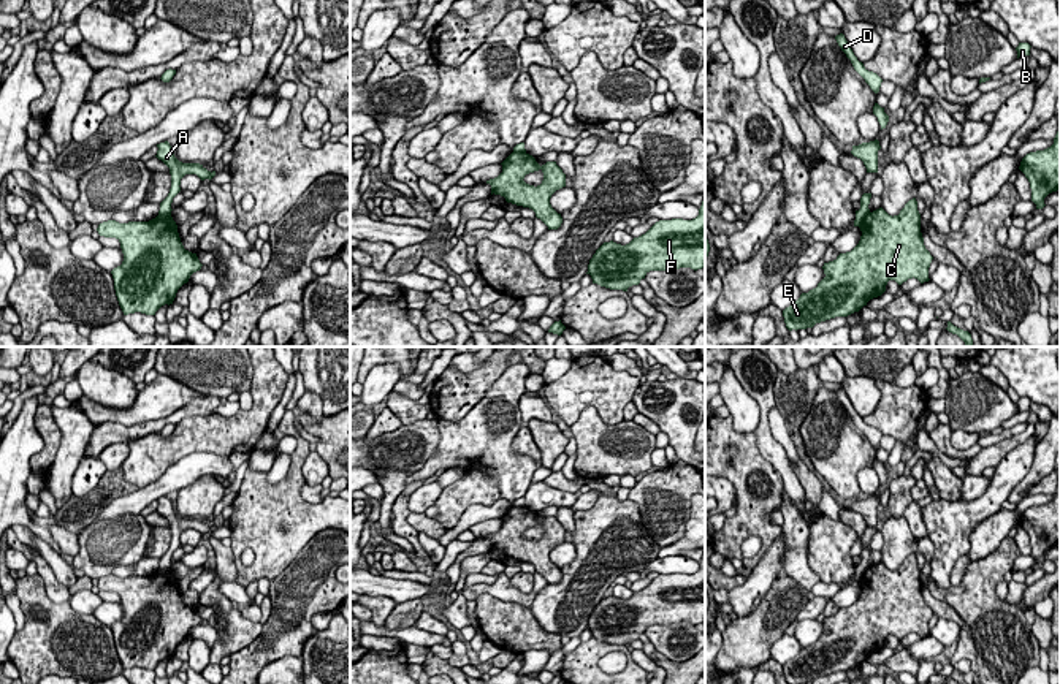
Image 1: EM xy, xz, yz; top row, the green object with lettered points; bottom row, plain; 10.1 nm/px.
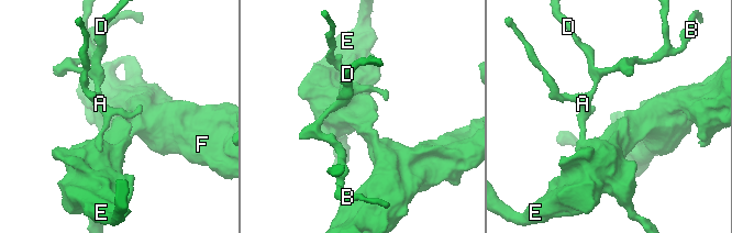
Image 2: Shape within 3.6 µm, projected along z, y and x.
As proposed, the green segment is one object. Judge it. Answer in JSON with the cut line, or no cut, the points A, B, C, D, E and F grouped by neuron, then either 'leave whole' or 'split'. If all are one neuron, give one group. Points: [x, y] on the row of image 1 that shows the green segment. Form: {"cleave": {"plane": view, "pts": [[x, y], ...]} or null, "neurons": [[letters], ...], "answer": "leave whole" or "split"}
{"cleave": {"plane": "yz", "pts": [[869, 211], [859, 227]]}, "neurons": [["A", "B", "D"], ["C", "E", "F"]], "answer": "split"}

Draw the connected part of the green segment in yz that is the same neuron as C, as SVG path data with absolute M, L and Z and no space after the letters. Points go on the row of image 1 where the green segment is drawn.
M916 198L894 217L883 207L868 212L859 228L859 244L824 263L826 277L818 287L783 310L789 331L859 312L886 291L889 280L898 285L913 277L921 283L930 280L933 256L924 245Z

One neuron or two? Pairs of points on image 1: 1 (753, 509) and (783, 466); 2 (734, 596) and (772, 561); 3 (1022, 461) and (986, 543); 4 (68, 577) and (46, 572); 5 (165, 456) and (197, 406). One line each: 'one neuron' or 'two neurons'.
1: two neurons
2: one neuron
3: two neurons
4: two neurons
5: two neurons

